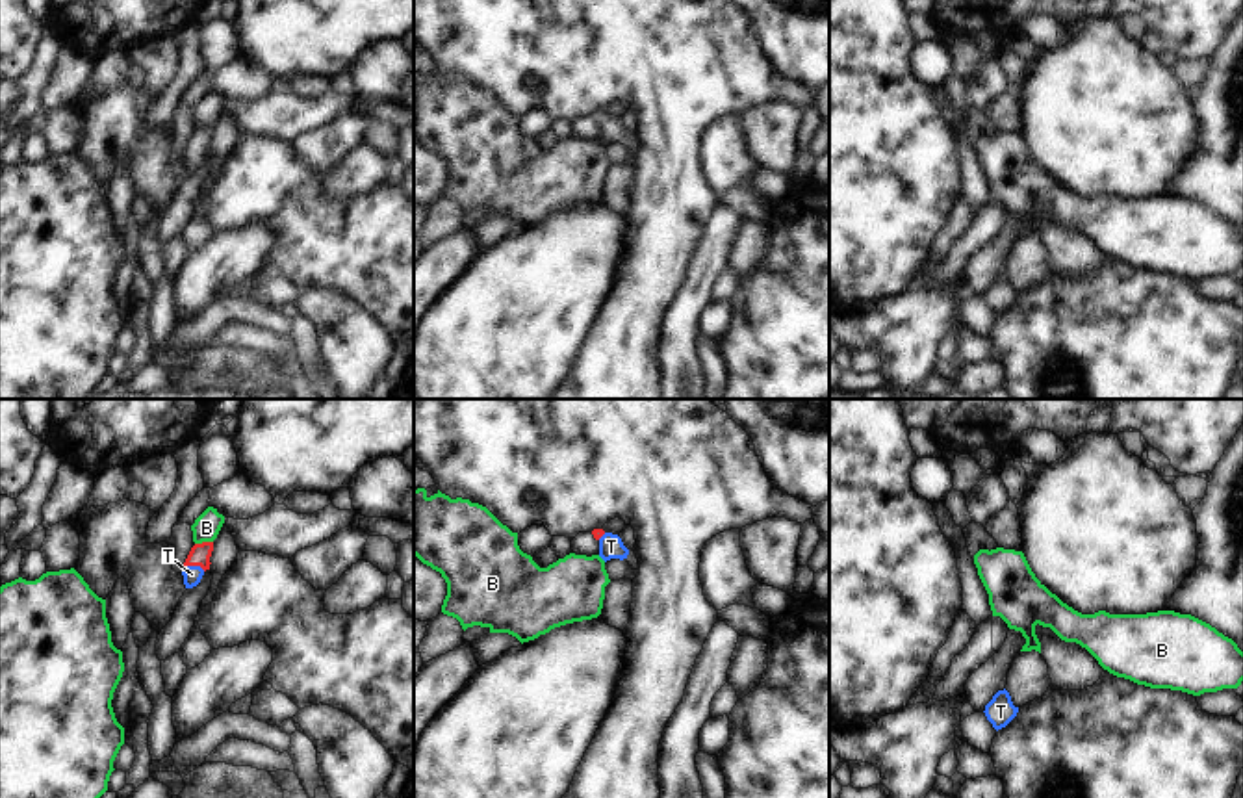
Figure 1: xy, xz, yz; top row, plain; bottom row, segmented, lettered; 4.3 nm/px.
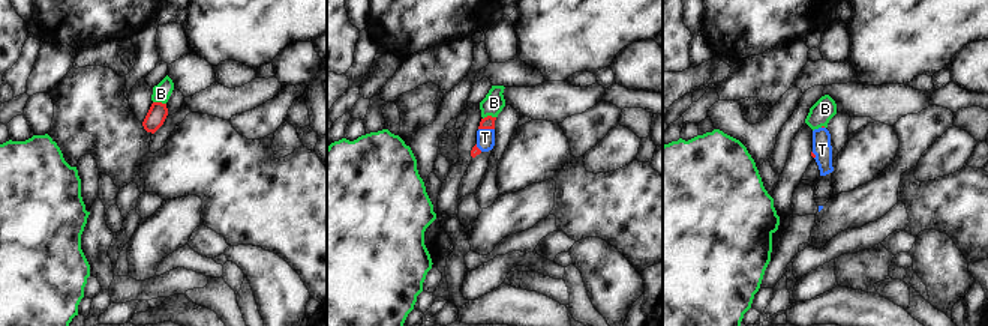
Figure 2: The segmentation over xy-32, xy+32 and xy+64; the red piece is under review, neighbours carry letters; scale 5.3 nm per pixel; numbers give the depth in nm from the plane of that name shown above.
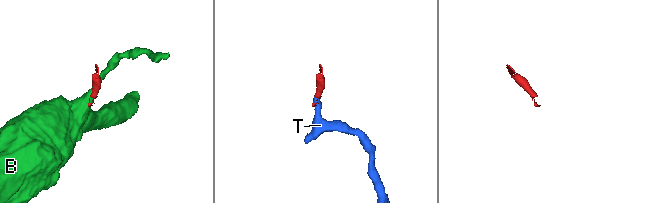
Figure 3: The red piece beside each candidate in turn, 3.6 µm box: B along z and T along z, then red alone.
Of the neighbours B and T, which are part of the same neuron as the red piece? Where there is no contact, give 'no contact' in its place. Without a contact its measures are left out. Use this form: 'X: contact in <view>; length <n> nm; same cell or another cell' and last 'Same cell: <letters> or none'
B: contact in xy; length 80 nm; another cell
T: contact in xy; length 100 nm; same cell
Same cell: T

